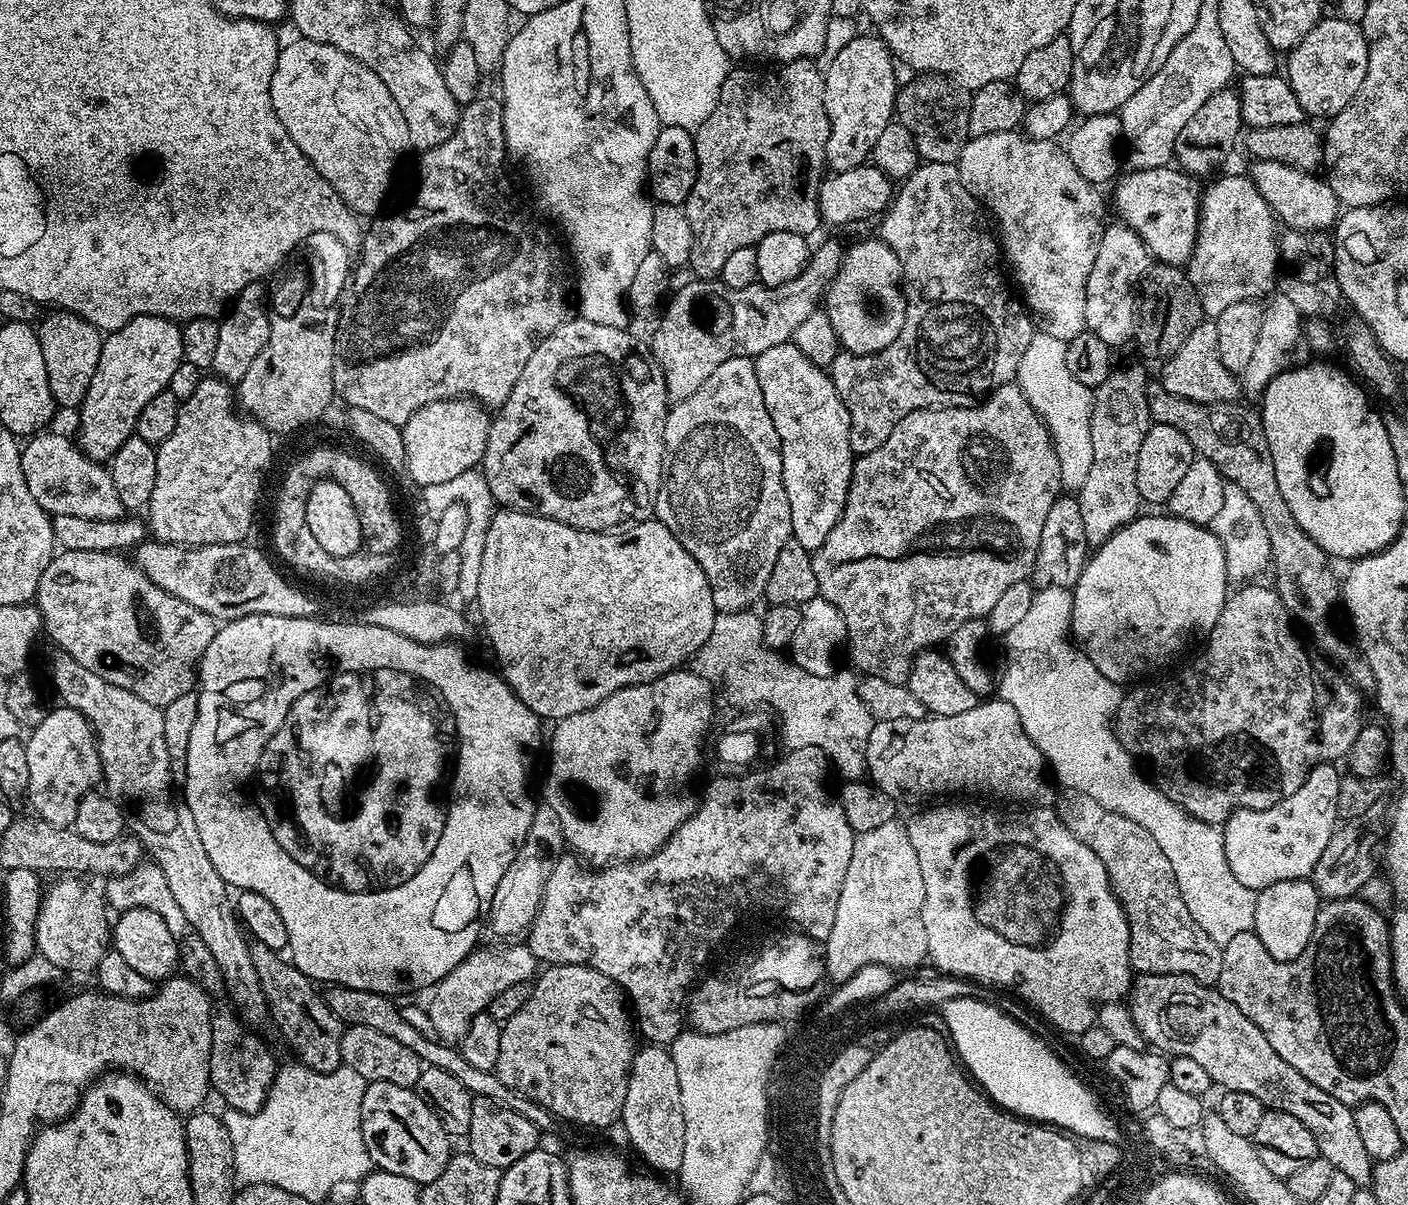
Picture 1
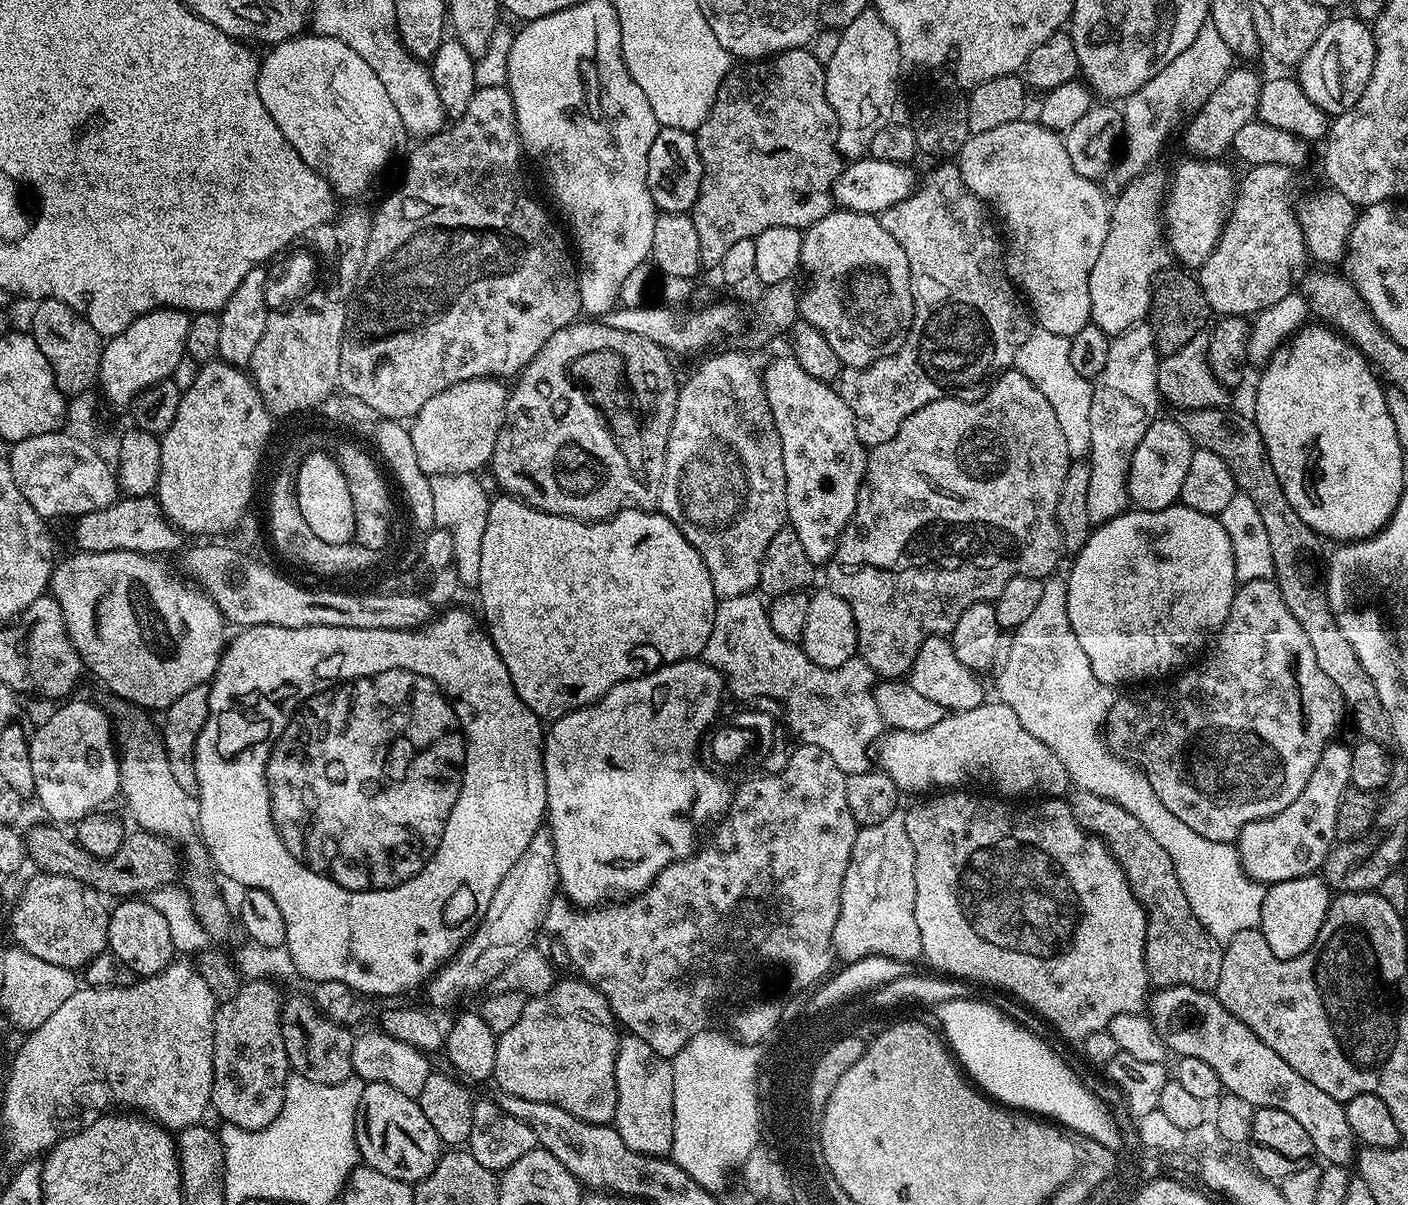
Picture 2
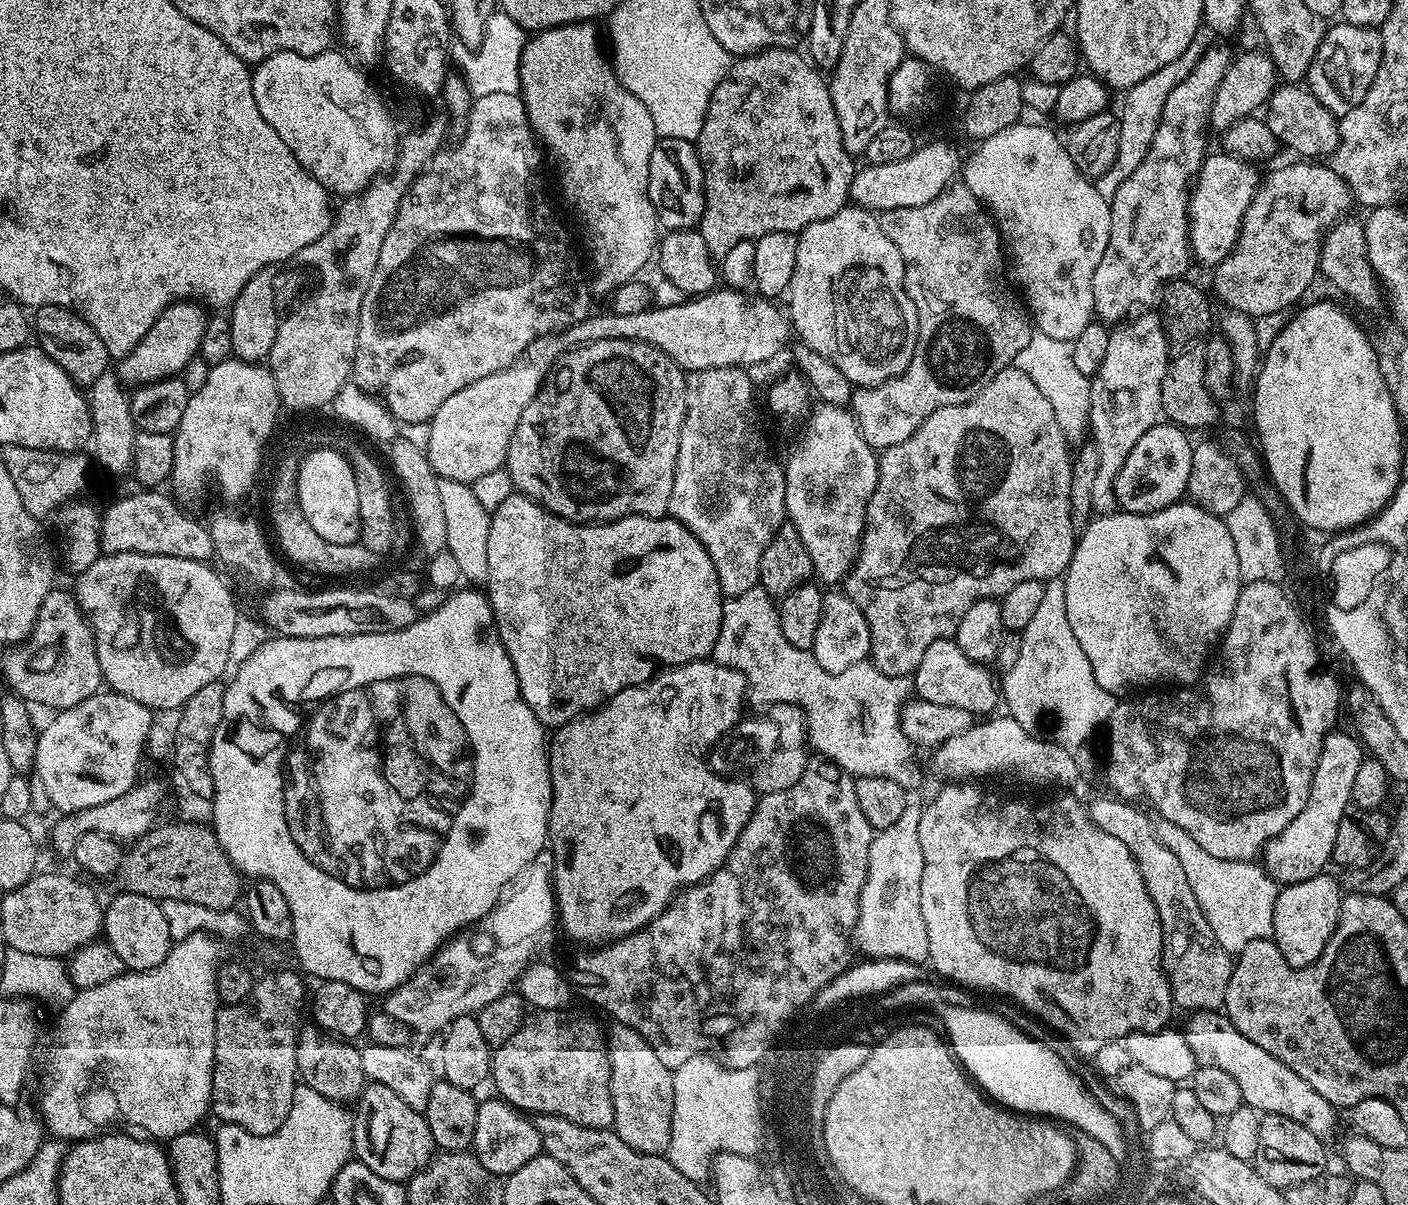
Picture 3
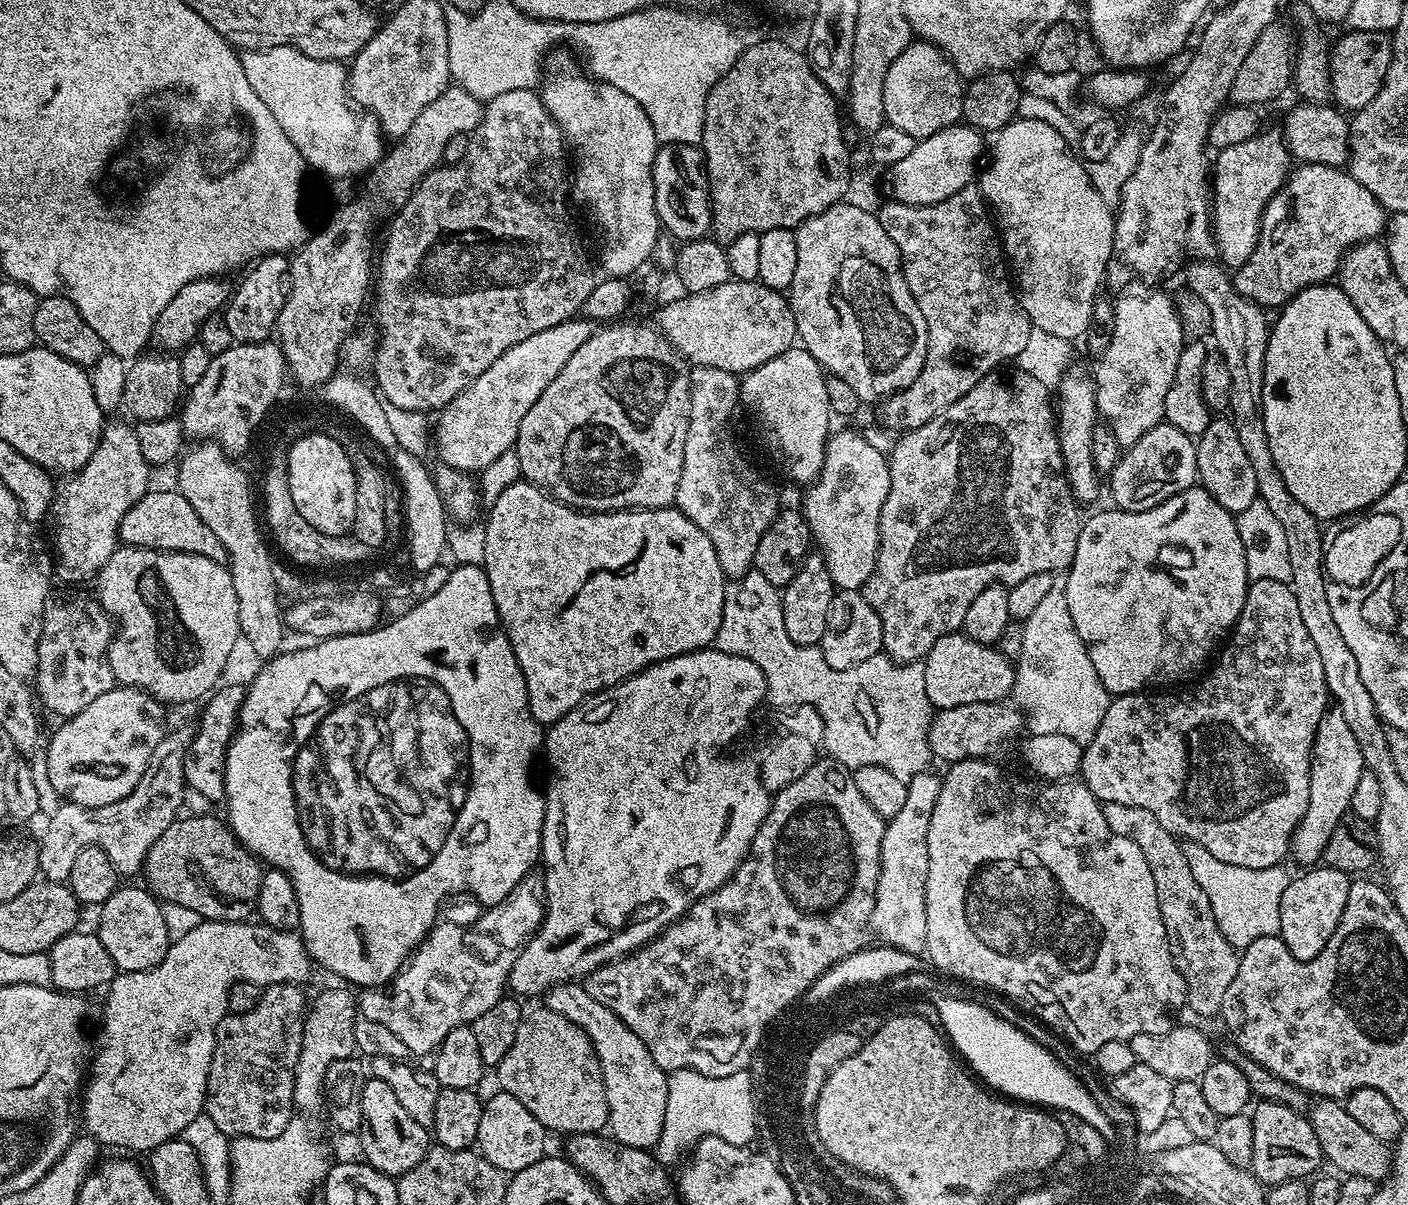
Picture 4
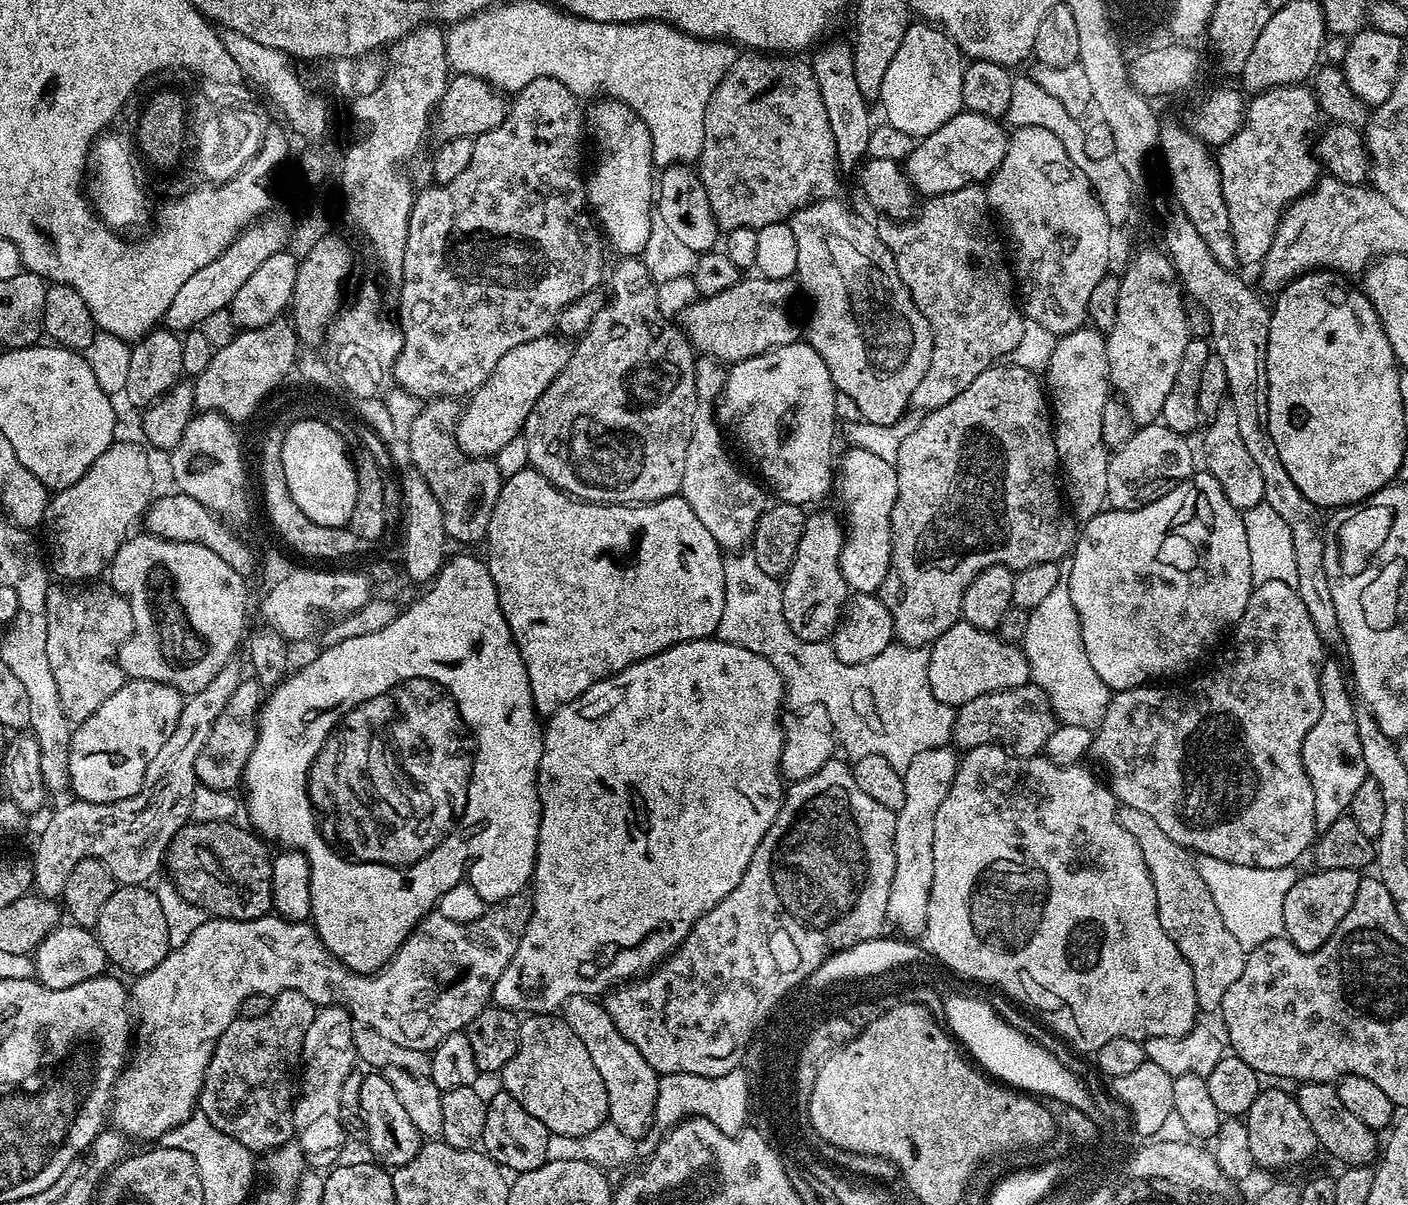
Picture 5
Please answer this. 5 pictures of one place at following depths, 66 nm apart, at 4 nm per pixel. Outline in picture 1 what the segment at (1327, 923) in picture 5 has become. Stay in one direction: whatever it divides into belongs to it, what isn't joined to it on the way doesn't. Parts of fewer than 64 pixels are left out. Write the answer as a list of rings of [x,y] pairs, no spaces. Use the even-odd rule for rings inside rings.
[[[1311,879],[1287,880],[1274,882],[1270,886],[1256,892],[1254,906],[1254,926],[1252,931],[1266,946],[1266,954],[1275,960],[1293,960],[1306,950],[1310,938],[1314,934],[1314,926],[1318,918],[1322,899]]]

